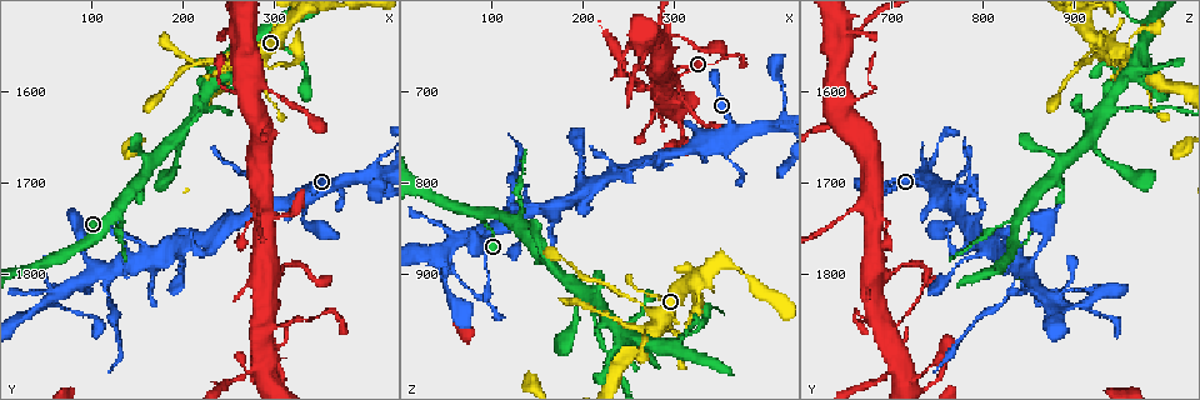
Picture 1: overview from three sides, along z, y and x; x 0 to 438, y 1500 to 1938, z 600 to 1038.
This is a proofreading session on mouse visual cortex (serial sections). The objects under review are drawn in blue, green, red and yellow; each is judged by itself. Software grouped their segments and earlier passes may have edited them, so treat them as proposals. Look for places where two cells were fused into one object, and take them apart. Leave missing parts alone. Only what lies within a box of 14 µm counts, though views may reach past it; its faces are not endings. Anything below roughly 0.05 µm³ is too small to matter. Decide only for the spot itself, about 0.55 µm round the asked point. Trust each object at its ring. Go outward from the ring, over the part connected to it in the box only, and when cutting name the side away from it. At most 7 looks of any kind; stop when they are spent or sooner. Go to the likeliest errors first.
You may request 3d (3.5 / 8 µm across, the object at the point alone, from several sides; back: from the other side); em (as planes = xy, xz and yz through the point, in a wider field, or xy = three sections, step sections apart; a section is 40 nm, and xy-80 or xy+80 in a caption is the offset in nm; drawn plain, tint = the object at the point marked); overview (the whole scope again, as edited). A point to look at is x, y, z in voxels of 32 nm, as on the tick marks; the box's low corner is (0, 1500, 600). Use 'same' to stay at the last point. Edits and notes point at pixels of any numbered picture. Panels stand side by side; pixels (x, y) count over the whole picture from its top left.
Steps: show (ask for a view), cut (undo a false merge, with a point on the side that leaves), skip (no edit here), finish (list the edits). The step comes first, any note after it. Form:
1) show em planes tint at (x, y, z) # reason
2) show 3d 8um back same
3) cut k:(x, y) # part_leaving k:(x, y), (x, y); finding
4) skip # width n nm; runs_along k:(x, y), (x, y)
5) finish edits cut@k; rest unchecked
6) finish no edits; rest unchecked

show 3d 3.5um at (120, 1825, 825) # thin neck

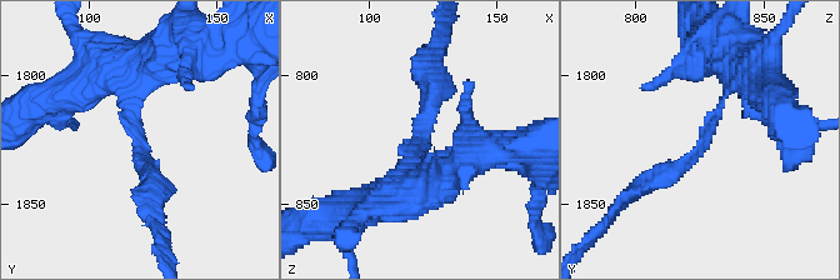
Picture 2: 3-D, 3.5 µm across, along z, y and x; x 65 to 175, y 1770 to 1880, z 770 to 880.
show em xy step 5 tint at (120, 1827, 826) # arm_widths 200, 250 nm

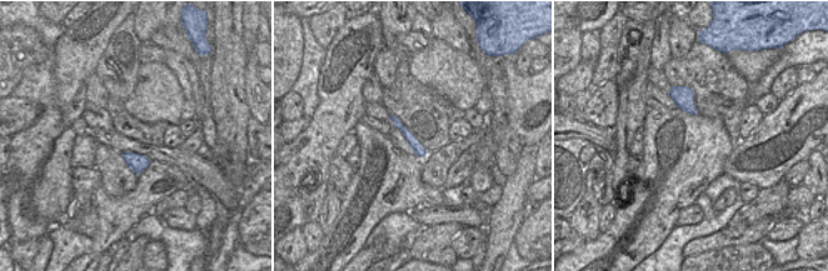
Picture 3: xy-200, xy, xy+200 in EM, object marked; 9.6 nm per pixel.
cut 2:(416, 124) # width 110 nm; part_leaving 2:(414, 148), (433, 96), (429, 68); a second cell is stuck on

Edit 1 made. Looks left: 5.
show overview

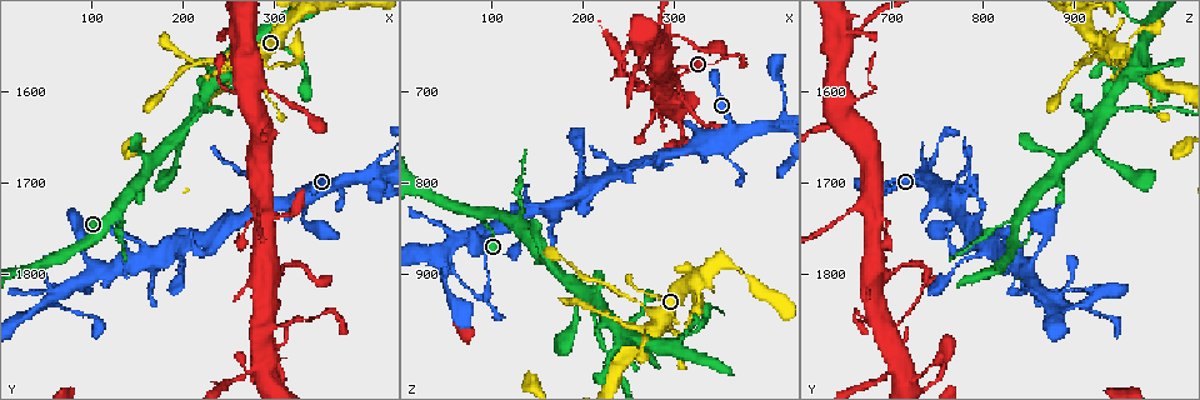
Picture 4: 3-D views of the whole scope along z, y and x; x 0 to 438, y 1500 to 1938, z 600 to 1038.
show 3d 3.5um back at (295, 1735, 680) # thin neck

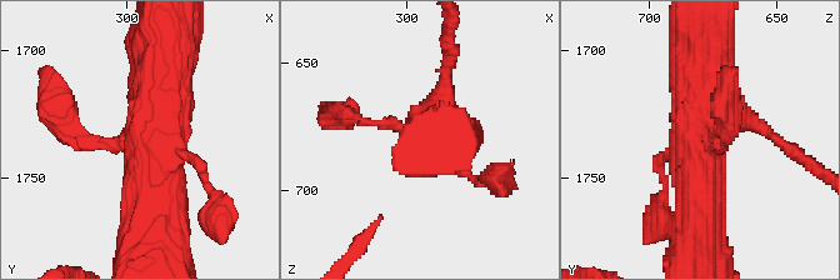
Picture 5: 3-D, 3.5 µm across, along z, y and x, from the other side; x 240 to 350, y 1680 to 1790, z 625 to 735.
show em xy step 3 tint at (295, 1735, 680) # need the tissue

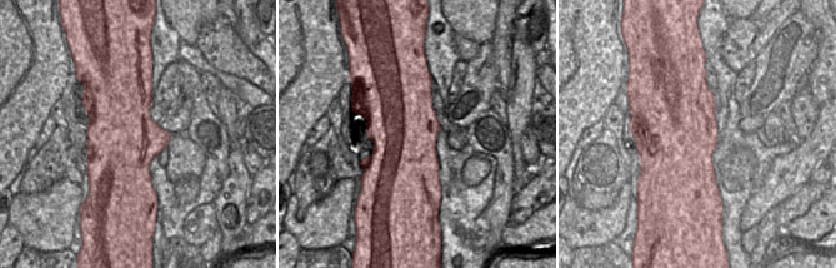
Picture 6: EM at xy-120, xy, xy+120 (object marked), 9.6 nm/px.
show em xy step 2 tint same

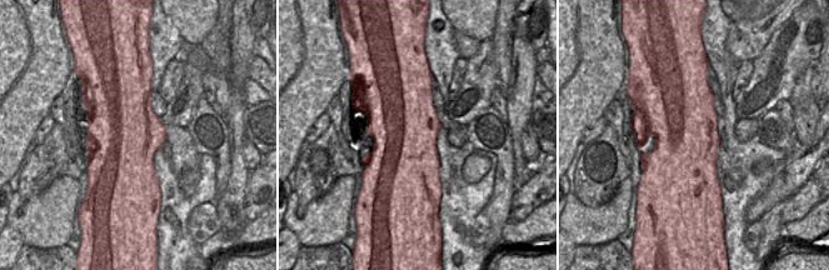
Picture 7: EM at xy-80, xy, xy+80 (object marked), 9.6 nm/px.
skip # runs_along 5:(68, 128), (83, 143), (140, 139), (168, 63); all the same cell

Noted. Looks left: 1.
finish edits cut@2; rest unchecked

